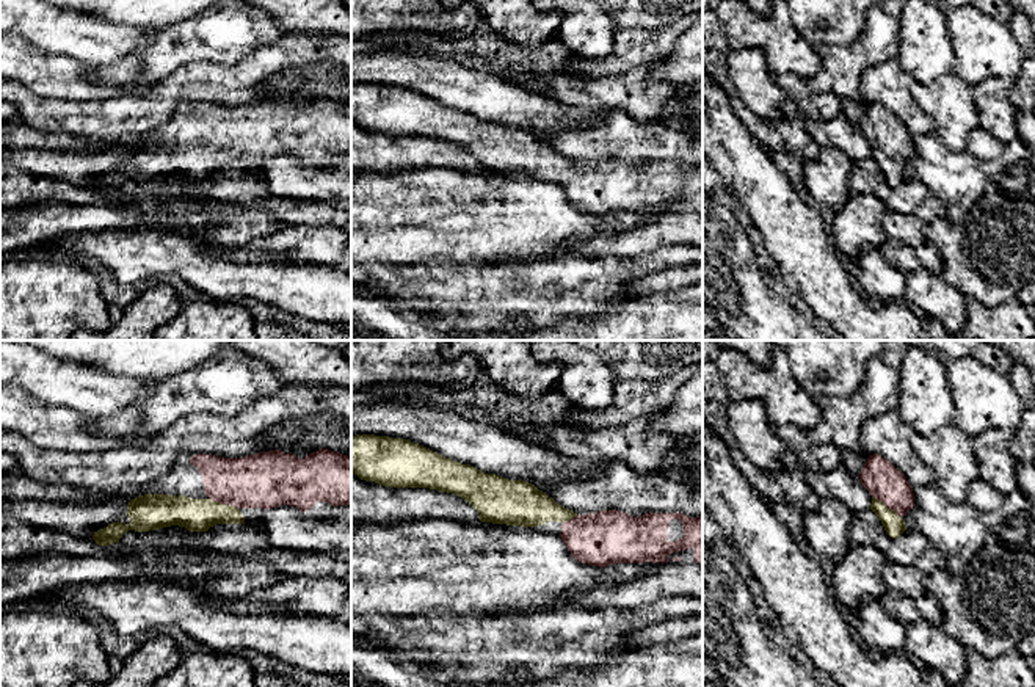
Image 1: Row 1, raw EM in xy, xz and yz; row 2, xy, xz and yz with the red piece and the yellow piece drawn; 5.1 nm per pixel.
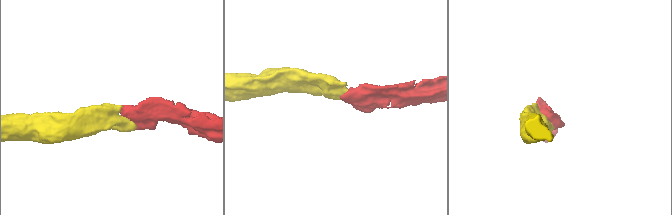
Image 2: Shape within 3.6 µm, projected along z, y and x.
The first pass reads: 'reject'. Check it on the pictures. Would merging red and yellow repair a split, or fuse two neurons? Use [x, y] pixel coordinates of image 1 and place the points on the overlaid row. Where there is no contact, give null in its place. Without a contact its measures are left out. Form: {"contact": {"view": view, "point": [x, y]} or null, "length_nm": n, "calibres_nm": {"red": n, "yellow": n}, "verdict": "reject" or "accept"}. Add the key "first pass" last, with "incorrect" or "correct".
{"contact": {"view": "xy", "point": [223, 502]}, "length_nm": 160, "calibres_nm": {"red": 280, "yellow": 180}, "verdict": "accept", "first pass": "incorrect"}

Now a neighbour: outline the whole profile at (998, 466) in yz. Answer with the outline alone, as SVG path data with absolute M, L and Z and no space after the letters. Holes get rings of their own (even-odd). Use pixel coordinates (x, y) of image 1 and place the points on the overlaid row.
M993 428L971 438L980 478L1000 494L1019 491L1018 461L1010 452L1013 431Z

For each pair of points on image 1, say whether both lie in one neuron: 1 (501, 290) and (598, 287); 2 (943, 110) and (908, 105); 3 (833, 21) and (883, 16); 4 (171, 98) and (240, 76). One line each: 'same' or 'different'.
1: same
2: different
3: different
4: same

